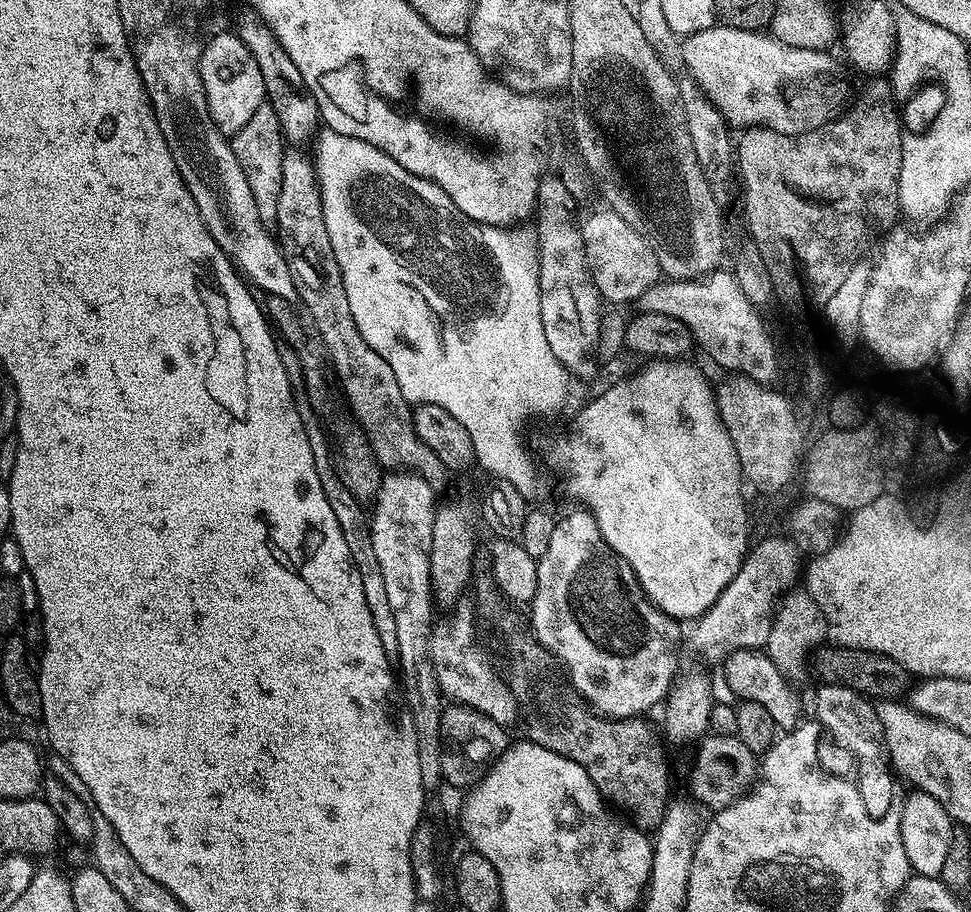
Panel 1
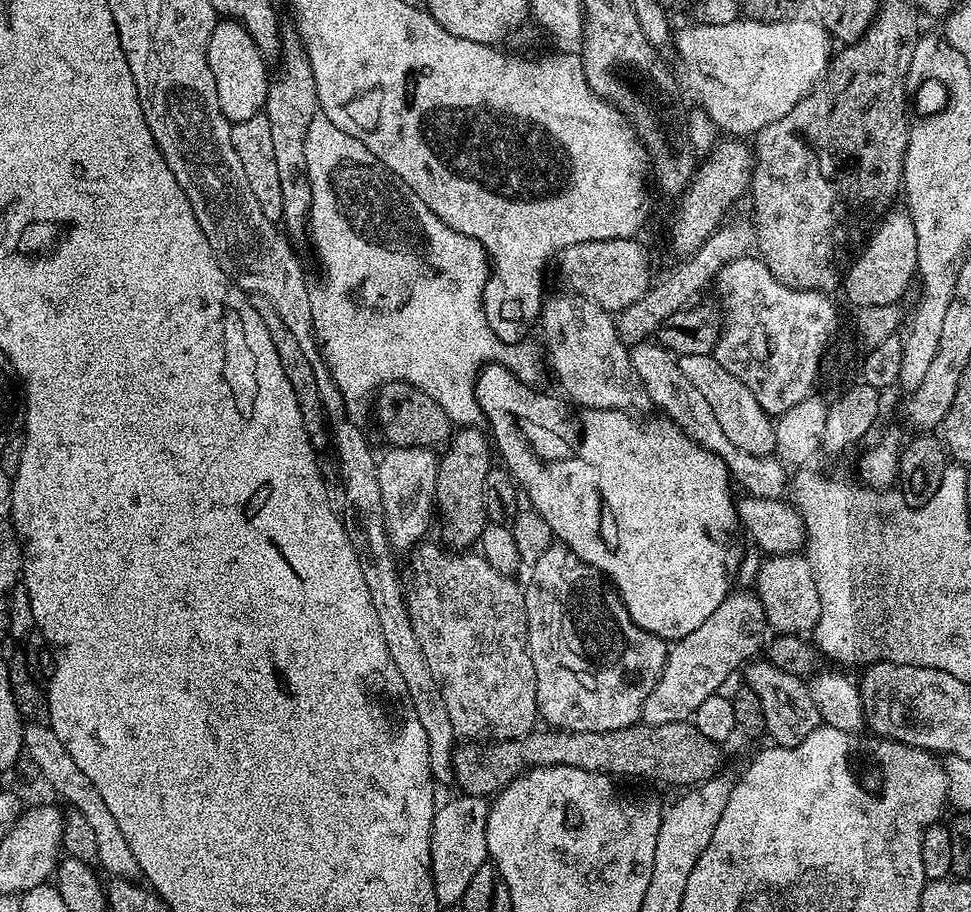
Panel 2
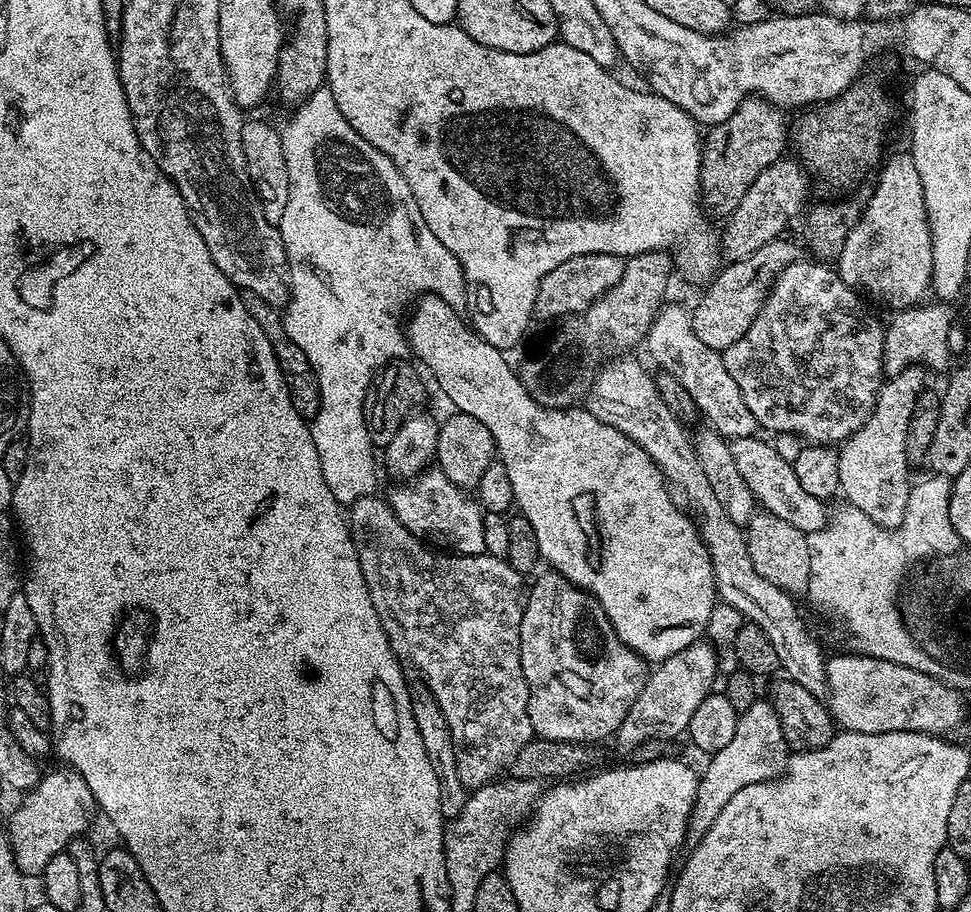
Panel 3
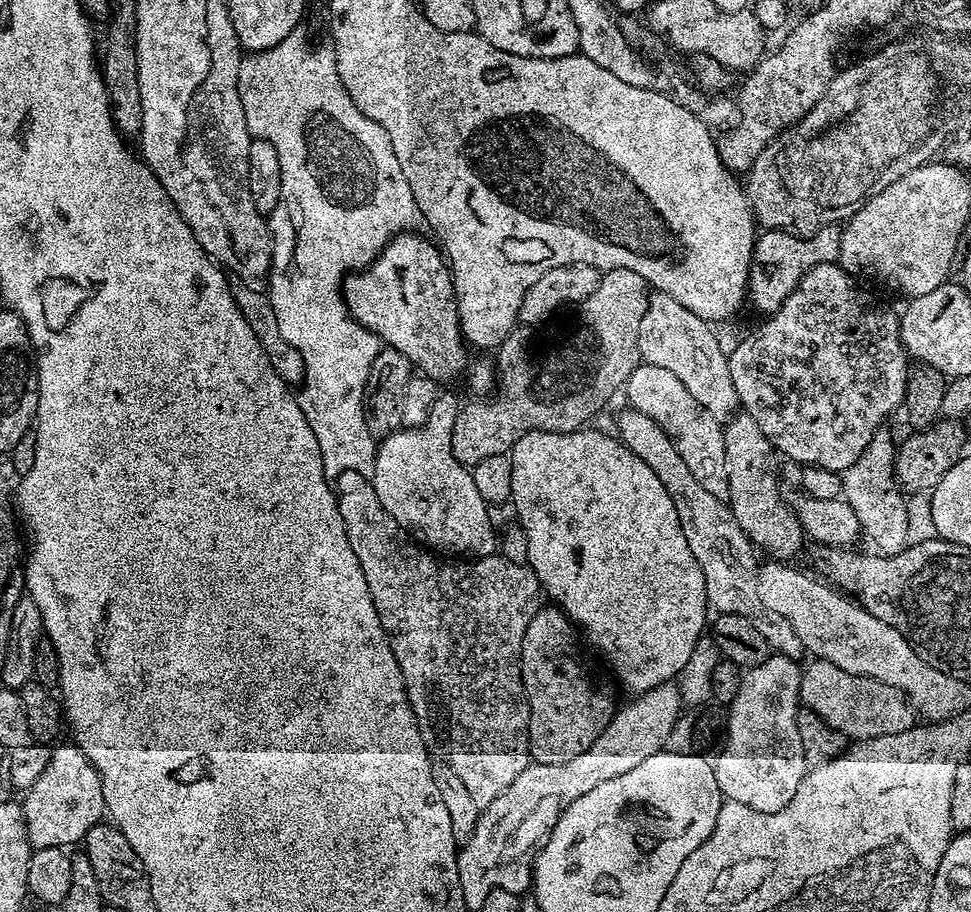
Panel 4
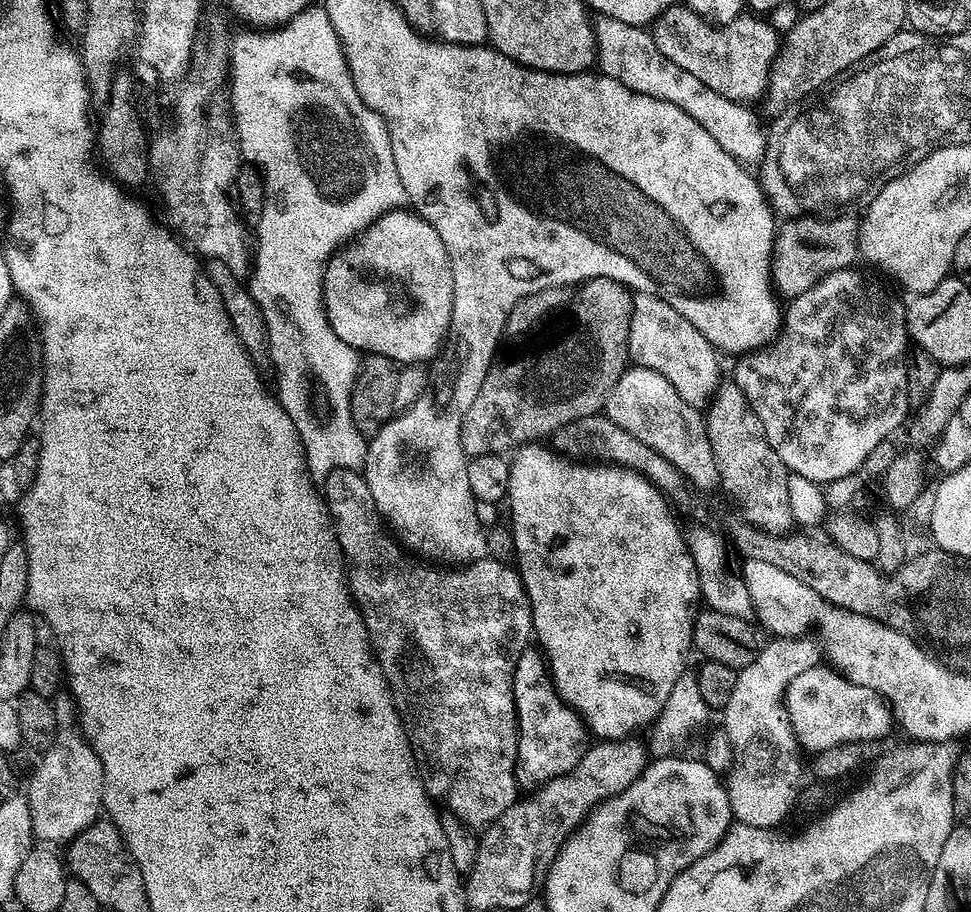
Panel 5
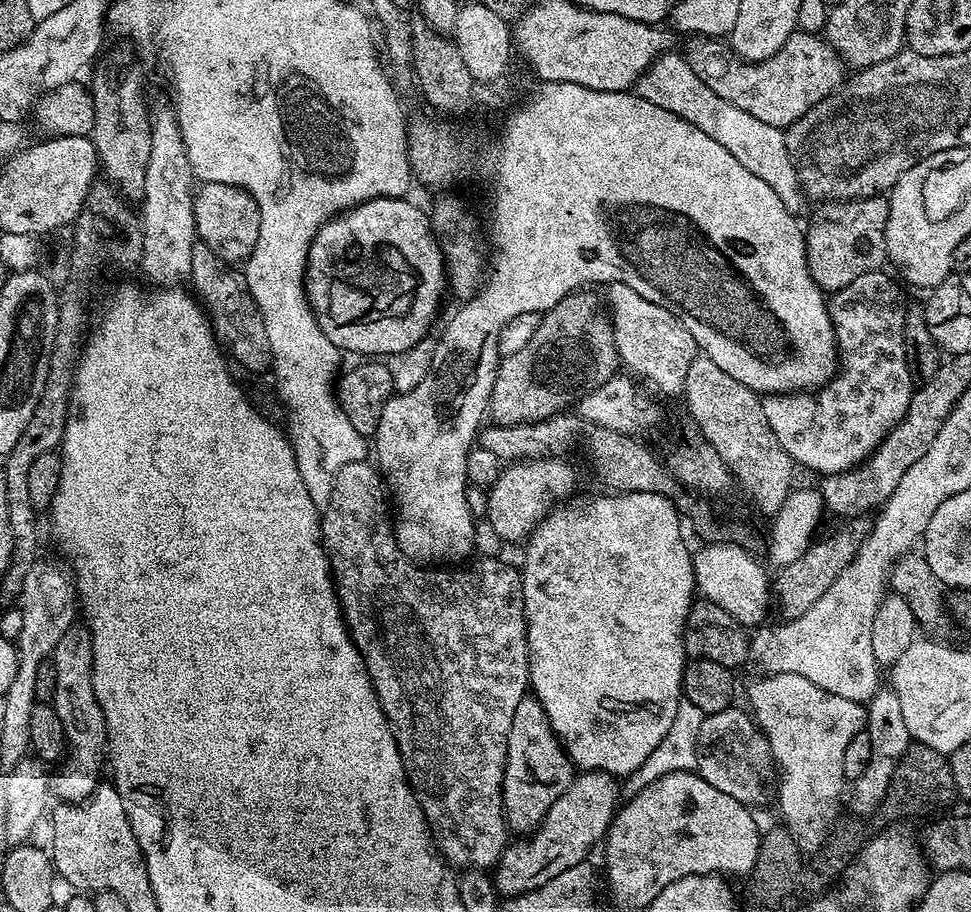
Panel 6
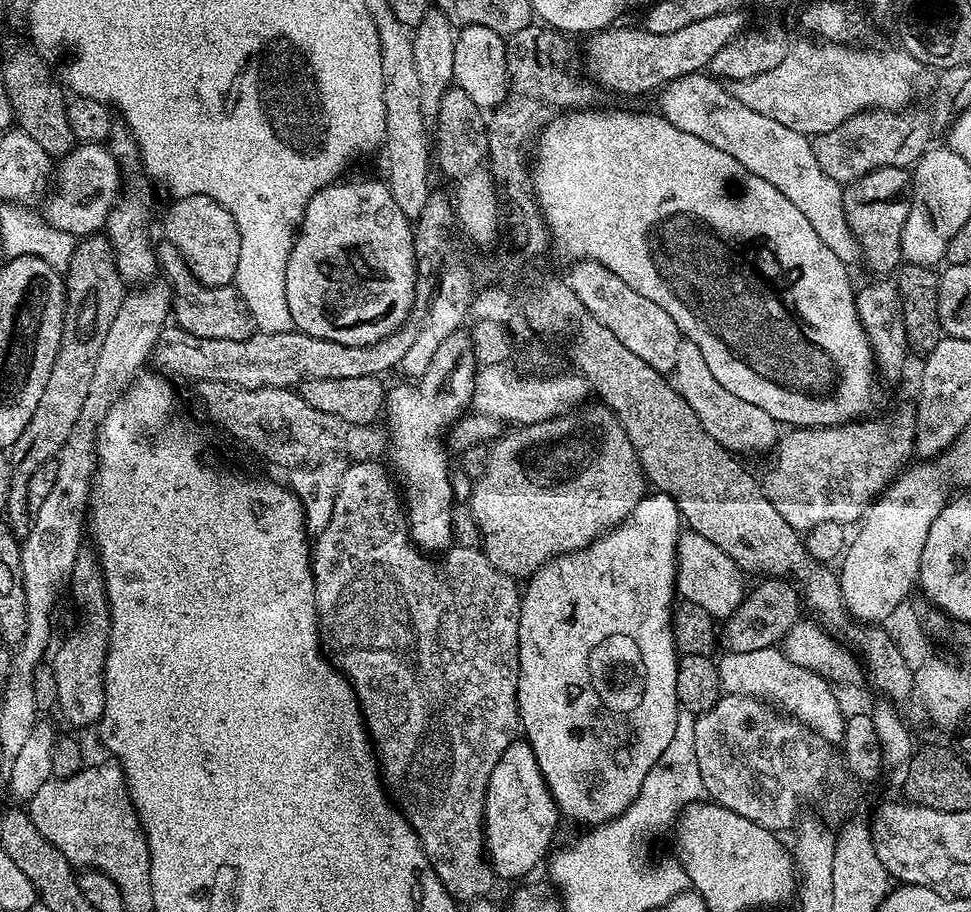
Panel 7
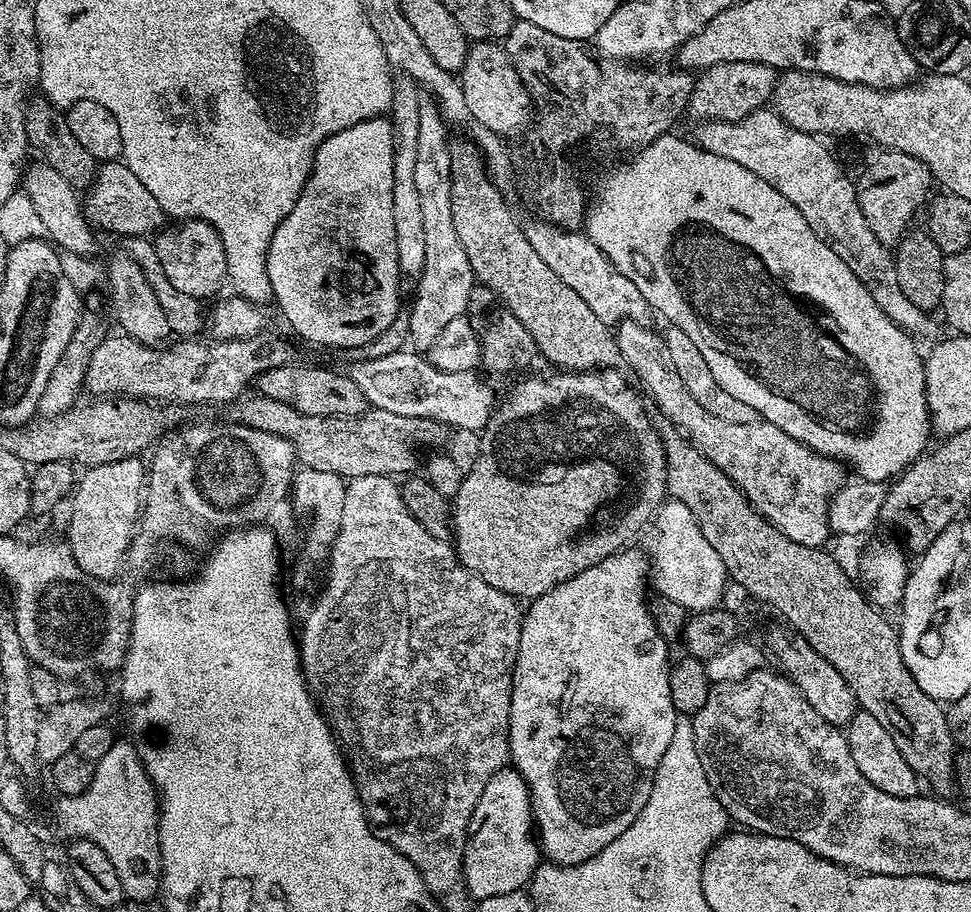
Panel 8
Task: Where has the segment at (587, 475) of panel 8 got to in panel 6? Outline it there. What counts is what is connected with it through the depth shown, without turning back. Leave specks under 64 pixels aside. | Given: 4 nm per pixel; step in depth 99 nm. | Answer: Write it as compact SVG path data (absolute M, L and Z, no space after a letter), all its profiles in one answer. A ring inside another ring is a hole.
M543 456L537 460L518 460L501 467L499 478L487 489L489 510L486 517L490 526L498 530L501 540L527 541L549 507L548 492L555 488L560 492L575 490L576 468L570 461L563 456Z

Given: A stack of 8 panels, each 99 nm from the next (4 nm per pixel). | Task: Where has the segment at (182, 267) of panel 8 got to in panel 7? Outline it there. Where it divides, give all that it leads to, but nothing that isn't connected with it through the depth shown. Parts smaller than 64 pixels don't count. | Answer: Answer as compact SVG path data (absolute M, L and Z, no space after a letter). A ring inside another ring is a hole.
M194 194L181 196L172 202L164 218L163 239L176 247L198 282L211 288L227 288L235 281L240 253L240 231L231 210L214 202L214 198L206 194Z

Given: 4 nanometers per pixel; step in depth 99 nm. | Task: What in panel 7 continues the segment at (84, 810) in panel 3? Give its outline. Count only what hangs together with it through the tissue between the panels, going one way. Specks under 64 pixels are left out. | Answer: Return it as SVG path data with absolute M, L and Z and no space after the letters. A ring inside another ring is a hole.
M81 550L74 558L74 570L70 577L70 596L76 603L80 625L64 640L64 645L51 657L54 678L58 682L58 712L61 712L76 728L99 725L104 715L104 659L108 656L108 595L104 589L104 575L100 558L92 550Z

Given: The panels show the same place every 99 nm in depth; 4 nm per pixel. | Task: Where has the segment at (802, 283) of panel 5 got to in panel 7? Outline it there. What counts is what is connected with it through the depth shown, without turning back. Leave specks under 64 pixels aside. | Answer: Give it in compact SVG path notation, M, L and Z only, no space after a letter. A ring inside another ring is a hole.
M879 168L878 170L874 170L870 174L863 176L862 178L858 178L854 183L847 185L844 188L844 209L846 210L846 214L848 215L848 225L850 226L850 230L854 235L856 235L857 240L860 241L860 254L863 260L863 263L868 263L870 267L873 268L876 272L892 272L895 273L897 269L901 267L902 264L902 226L906 226L906 218L908 217L908 201L909 197L906 193L910 188L910 176L905 169L902 168Z

